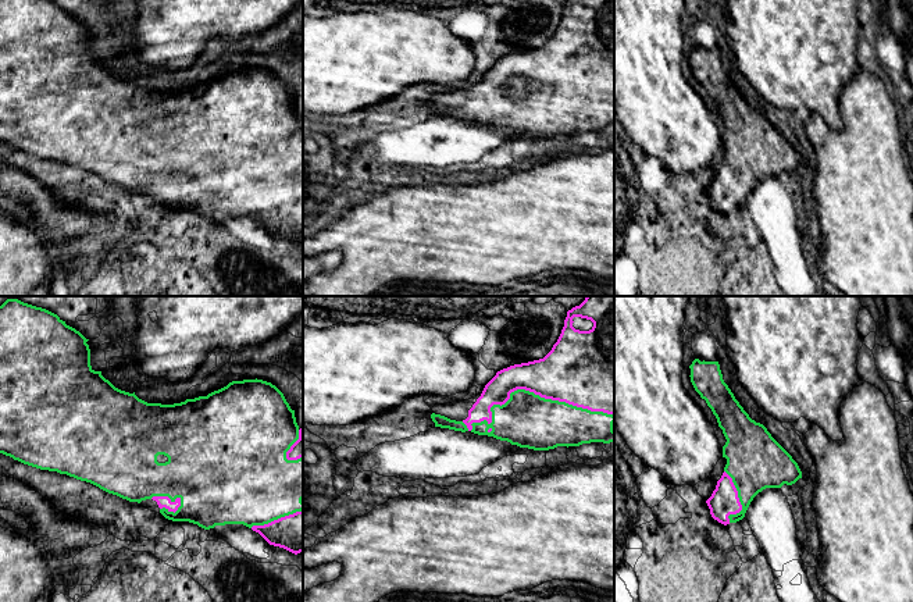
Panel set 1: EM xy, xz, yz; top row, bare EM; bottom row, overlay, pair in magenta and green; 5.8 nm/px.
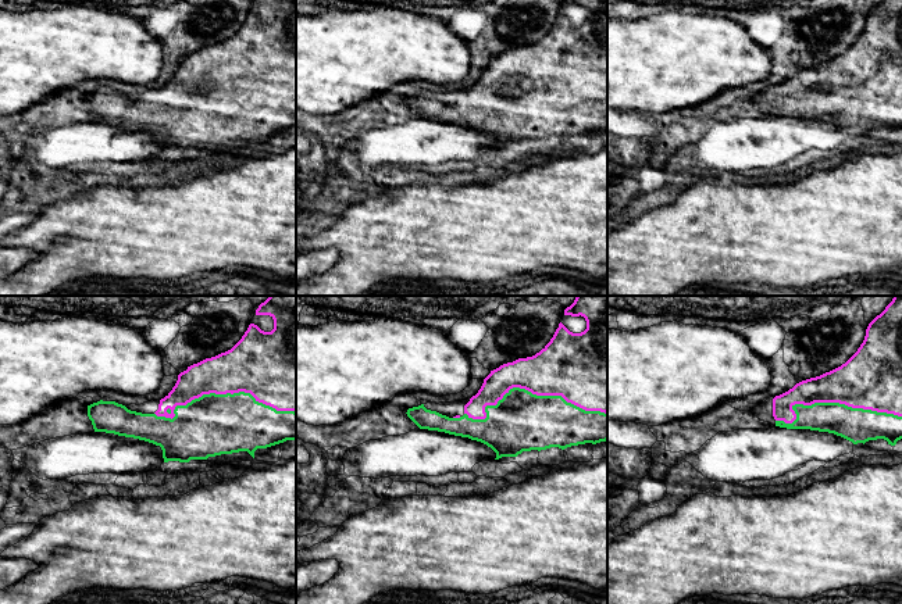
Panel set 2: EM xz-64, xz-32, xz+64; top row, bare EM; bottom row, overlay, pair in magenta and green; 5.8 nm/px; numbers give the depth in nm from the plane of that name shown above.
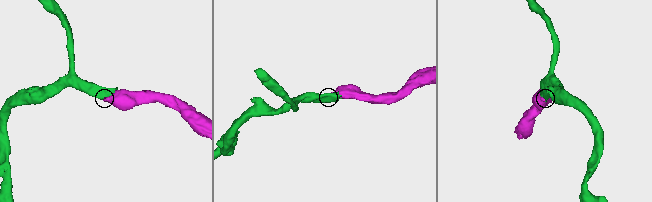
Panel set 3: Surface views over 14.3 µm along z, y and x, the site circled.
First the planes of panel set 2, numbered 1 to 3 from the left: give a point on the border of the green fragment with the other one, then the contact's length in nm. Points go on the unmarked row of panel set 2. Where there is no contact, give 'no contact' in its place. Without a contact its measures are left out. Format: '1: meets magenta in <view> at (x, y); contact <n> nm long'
1: meets magenta in xz-64 at (221, 82); contact 800 nm long
2: meets magenta in xz-32 at (531, 81); contact 800 nm long
3: meets magenta in xz+64 at (831, 90); contact 750 nm long

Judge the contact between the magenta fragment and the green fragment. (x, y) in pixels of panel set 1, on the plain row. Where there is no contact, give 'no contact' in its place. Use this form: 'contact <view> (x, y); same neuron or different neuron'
contact xz (527, 78); same neuron

